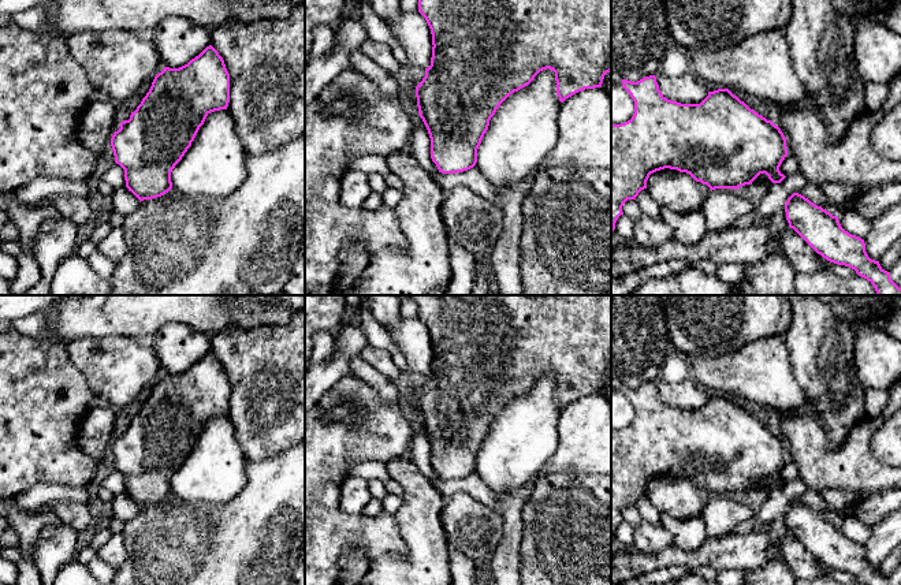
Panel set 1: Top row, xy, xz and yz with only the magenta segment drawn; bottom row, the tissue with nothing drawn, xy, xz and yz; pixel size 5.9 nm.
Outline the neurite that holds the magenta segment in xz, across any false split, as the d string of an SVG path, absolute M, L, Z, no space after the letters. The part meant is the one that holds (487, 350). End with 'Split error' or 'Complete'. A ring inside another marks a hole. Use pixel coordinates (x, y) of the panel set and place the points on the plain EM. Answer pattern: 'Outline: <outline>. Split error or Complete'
Outline: M407 295L418 306L418 318L425 324L432 340L431 372L416 392L420 424L431 444L431 465L442 480L457 480L473 474L477 469L477 455L488 436L489 426L500 410L514 398L528 392L543 376L552 376L556 387L556 400L563 409L585 395L602 394L604 381L611 377L611 295Z. Complete

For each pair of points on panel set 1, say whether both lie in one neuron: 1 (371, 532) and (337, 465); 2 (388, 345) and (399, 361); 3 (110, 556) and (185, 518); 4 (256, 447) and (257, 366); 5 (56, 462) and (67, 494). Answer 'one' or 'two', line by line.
1: one
2: one
3: two
4: one
5: two

